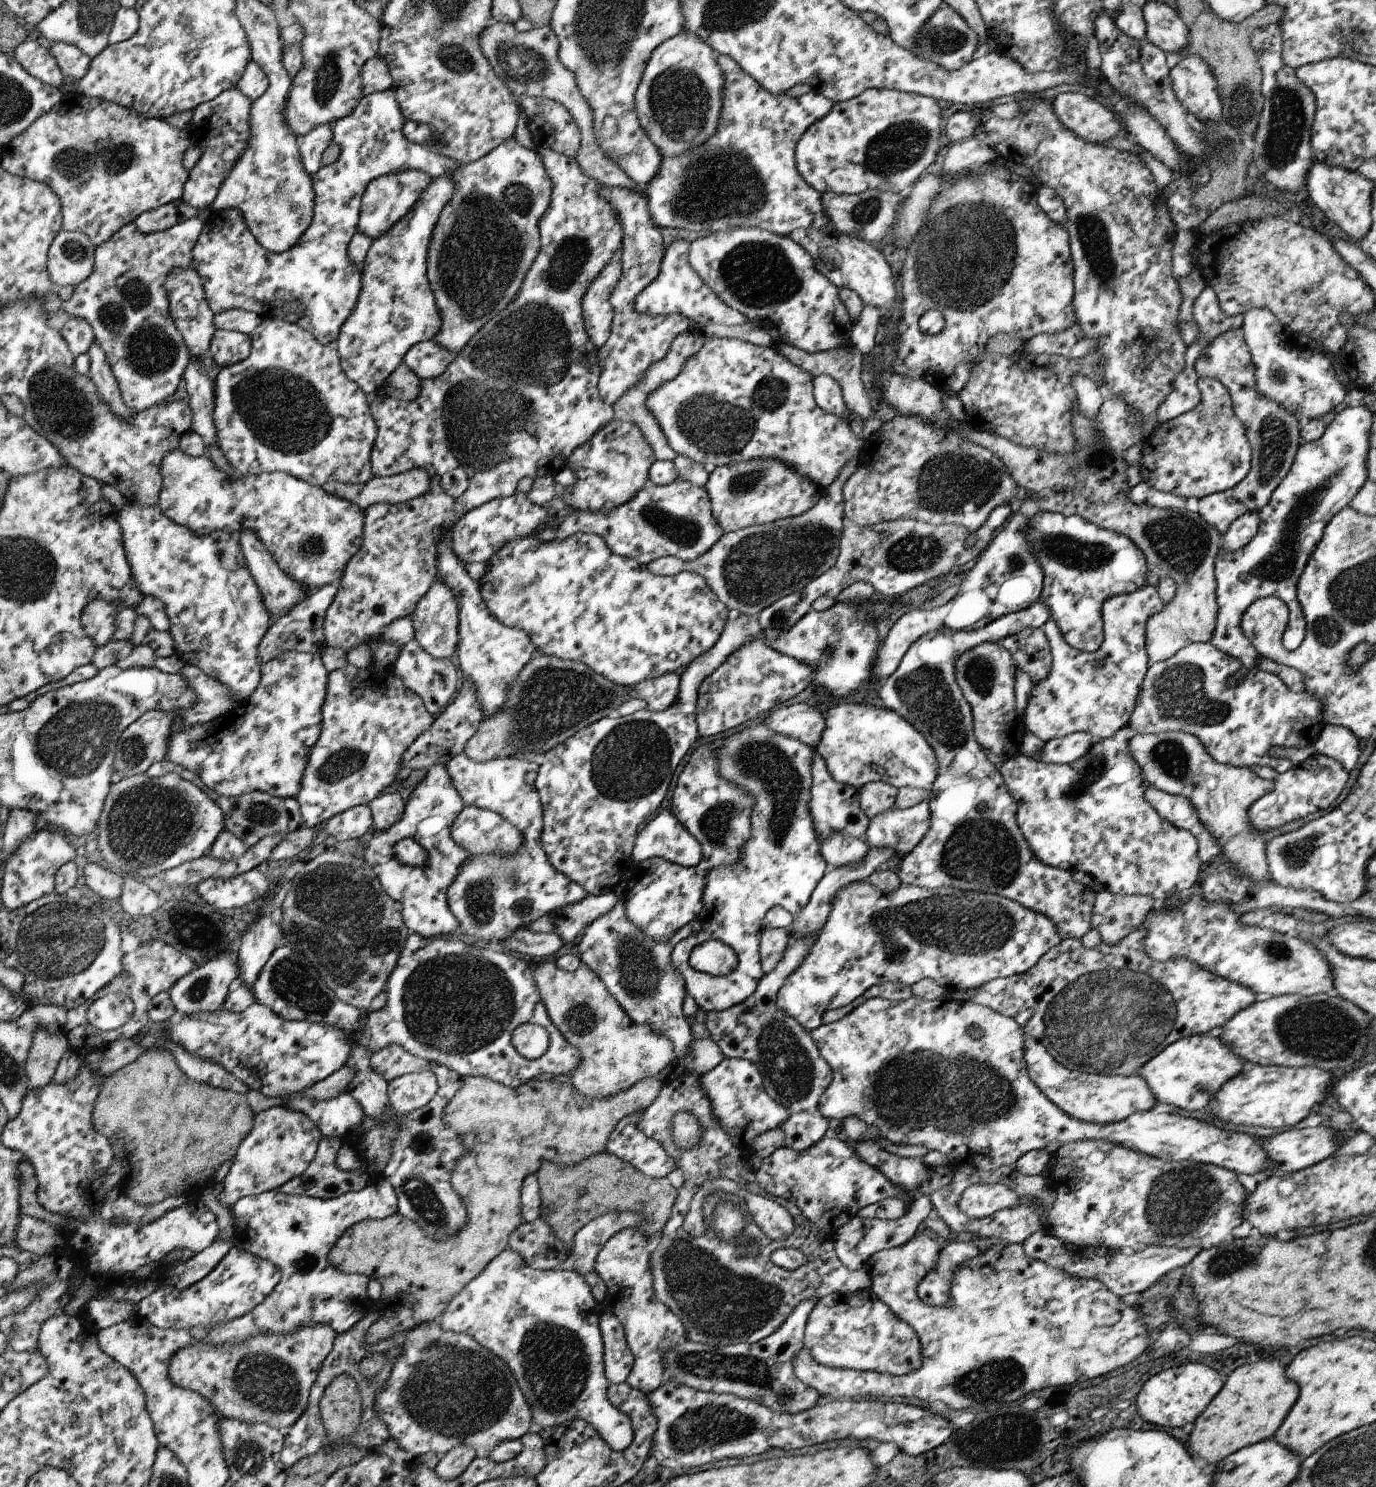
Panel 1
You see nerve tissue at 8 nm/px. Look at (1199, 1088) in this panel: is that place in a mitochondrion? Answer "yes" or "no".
yes

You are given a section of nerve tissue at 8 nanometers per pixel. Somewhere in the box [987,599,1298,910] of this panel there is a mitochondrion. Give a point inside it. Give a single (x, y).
(1179, 692)

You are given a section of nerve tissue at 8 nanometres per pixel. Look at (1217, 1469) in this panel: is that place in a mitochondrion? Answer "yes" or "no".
no

